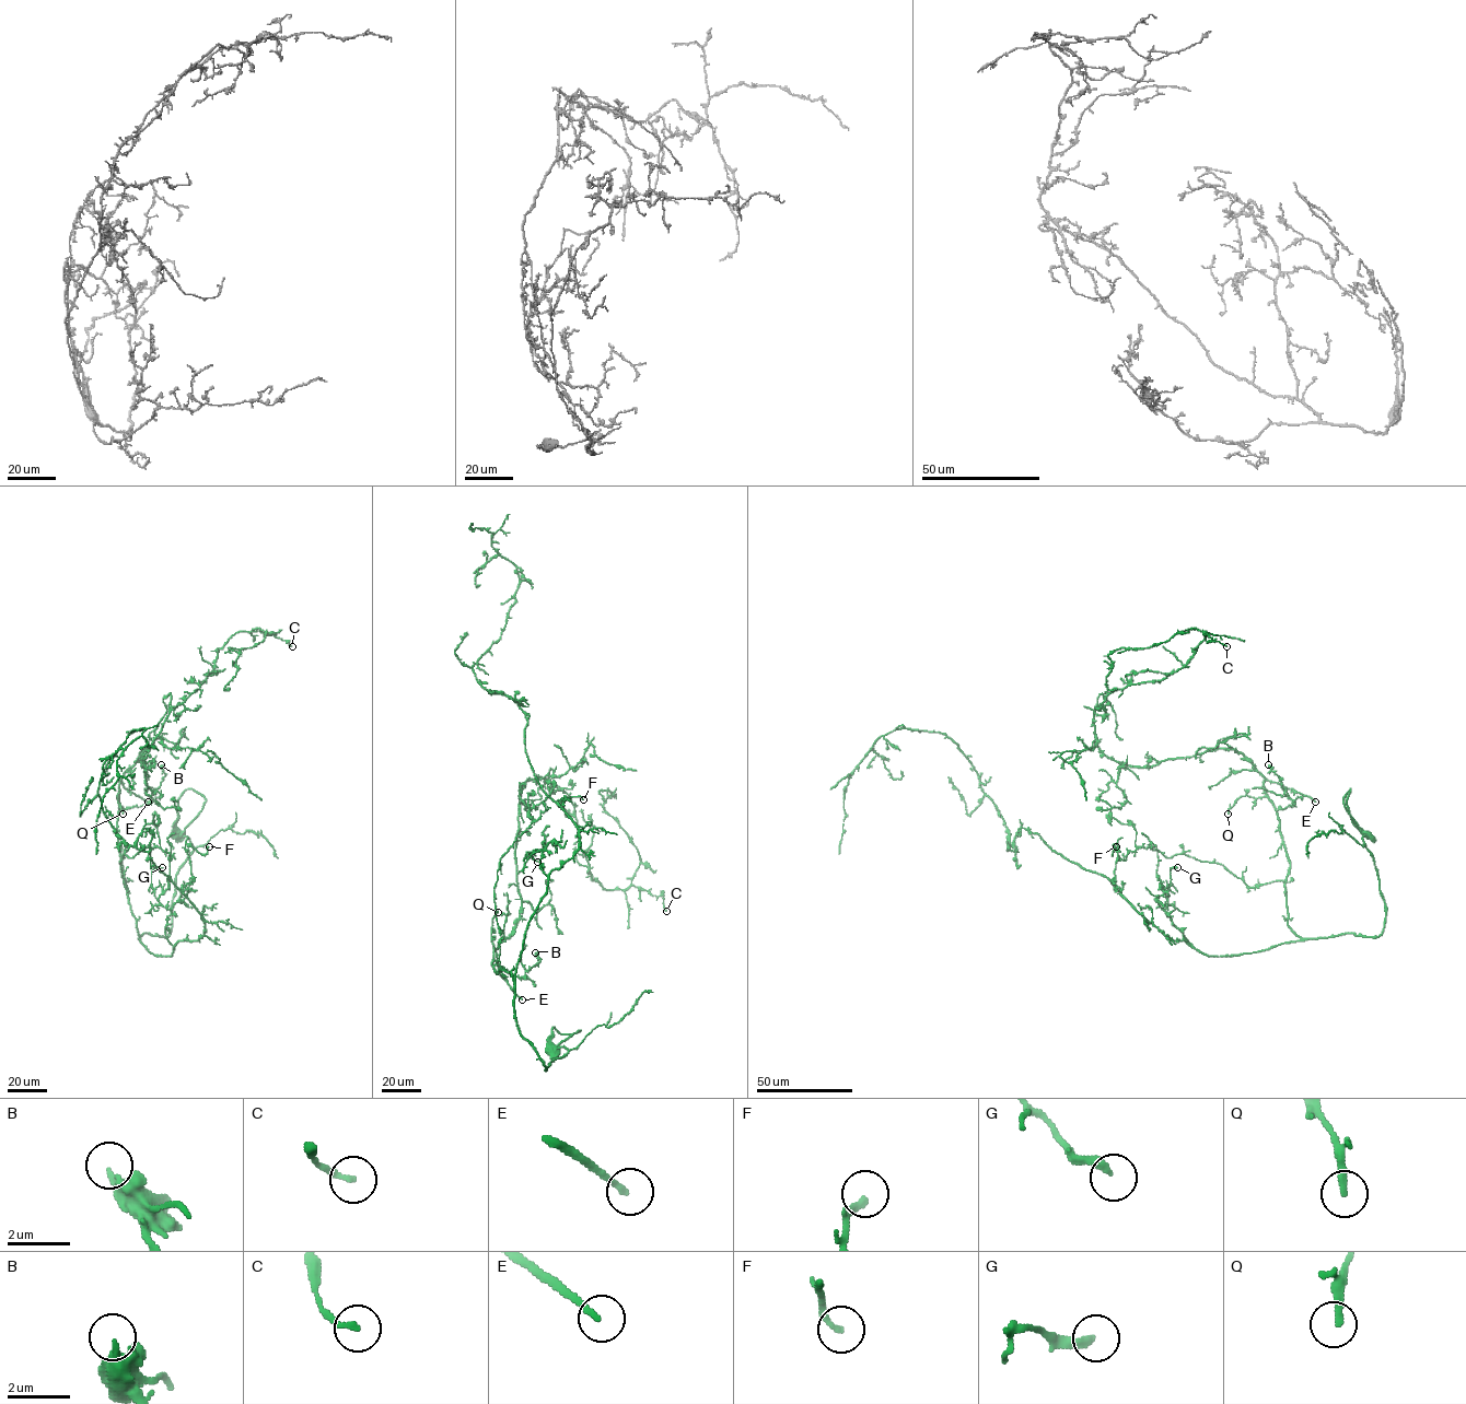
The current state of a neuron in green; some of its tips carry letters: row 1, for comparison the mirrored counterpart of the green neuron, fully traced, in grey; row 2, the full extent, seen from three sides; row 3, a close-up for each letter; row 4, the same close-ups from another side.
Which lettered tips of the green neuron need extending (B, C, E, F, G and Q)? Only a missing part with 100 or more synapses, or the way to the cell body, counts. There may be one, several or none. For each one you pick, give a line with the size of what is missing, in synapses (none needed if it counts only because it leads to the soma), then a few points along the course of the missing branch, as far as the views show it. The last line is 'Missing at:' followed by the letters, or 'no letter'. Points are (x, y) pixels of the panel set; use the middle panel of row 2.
E: 120 syn | (522, 999), (543, 1011), (561, 1011), (567, 1037), (574, 1044), (588, 1038), (597, 1048), (625, 1019)
Missing at: E

